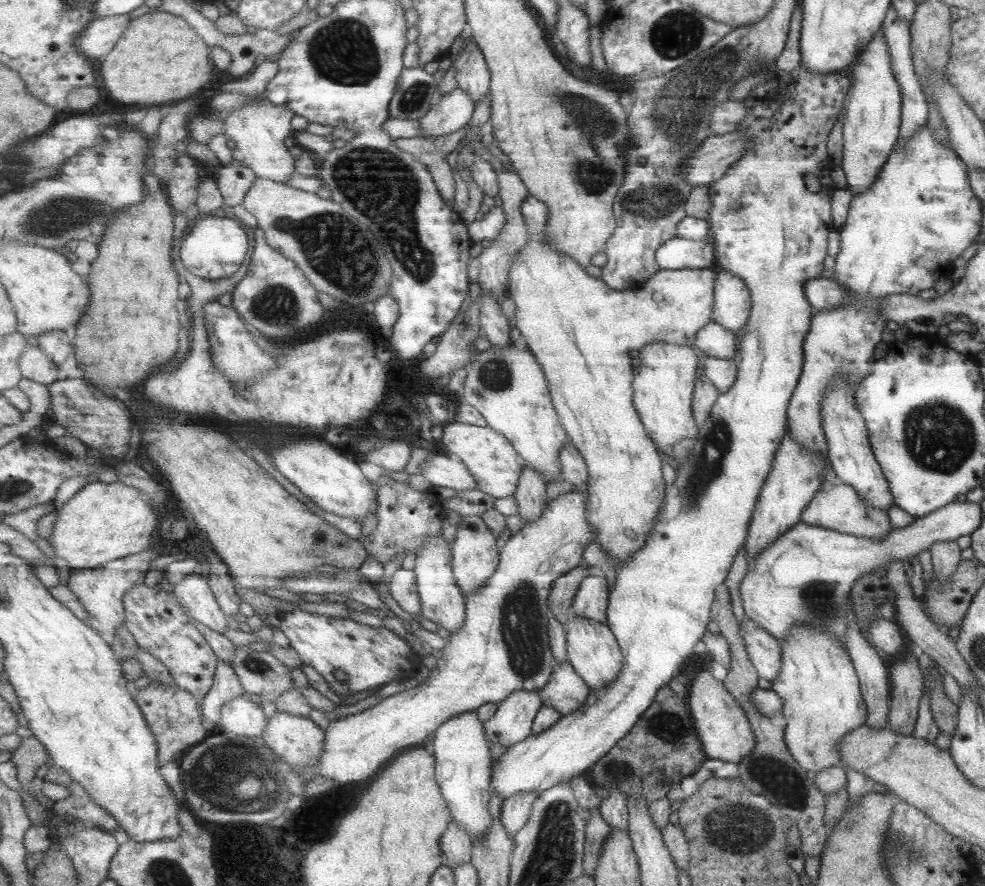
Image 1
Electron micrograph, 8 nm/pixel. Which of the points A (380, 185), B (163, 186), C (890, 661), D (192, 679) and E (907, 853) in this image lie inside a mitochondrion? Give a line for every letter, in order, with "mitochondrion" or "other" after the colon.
A: mitochondrion
B: other
C: other
D: other
E: mitochondrion

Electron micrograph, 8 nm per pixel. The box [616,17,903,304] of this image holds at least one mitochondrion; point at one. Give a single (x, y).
(678, 109)

